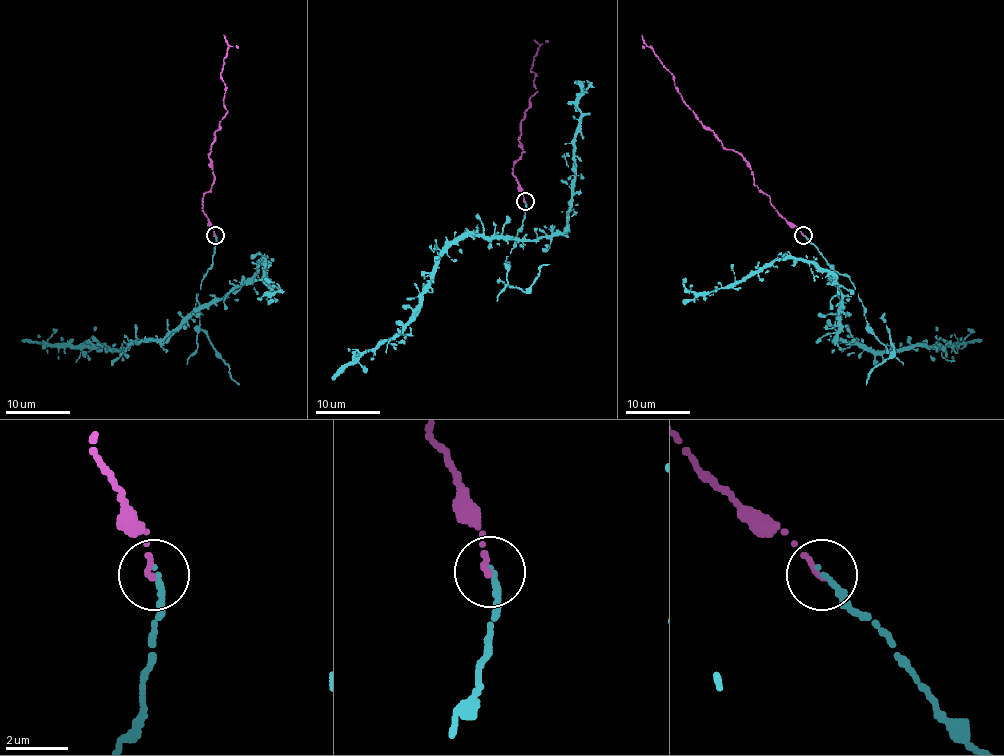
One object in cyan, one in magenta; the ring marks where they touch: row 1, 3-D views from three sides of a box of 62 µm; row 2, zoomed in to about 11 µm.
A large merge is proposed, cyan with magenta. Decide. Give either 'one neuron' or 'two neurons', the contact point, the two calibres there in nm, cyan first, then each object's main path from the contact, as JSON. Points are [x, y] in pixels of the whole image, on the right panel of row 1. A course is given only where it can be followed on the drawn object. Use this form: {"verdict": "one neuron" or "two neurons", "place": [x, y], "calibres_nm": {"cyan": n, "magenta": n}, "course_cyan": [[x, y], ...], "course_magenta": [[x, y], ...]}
{"verdict": "one neuron", "place": [803, 235], "calibres_nm": {"cyan": 200, "magenta": 190}, "course_cyan": [[804, 235], [830, 265], [846, 275], [854, 284], [842, 297], [838, 339], [876, 350], [955, 345], [982, 339]], "course_magenta": [[804, 235], [757, 188], [749, 164], [737, 151], [727, 150], [685, 103], [672, 74], [642, 34]]}

